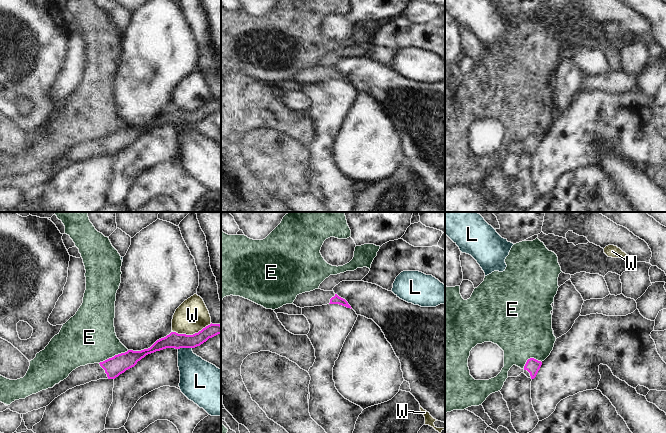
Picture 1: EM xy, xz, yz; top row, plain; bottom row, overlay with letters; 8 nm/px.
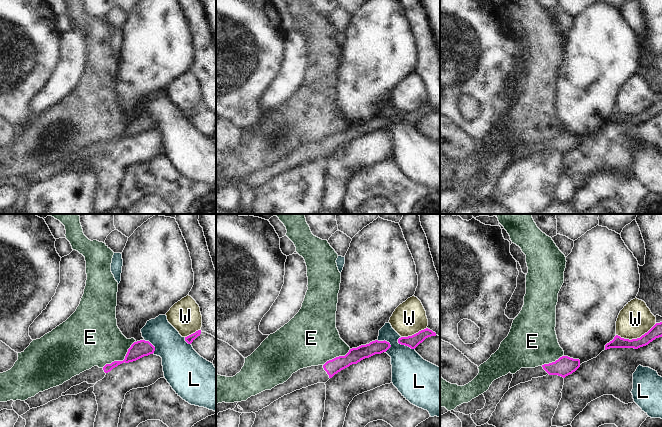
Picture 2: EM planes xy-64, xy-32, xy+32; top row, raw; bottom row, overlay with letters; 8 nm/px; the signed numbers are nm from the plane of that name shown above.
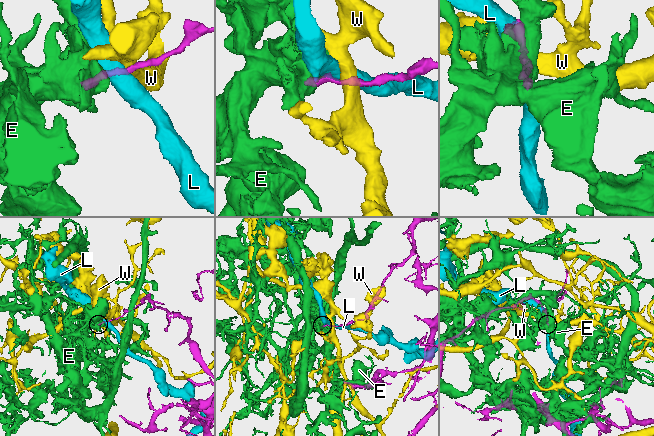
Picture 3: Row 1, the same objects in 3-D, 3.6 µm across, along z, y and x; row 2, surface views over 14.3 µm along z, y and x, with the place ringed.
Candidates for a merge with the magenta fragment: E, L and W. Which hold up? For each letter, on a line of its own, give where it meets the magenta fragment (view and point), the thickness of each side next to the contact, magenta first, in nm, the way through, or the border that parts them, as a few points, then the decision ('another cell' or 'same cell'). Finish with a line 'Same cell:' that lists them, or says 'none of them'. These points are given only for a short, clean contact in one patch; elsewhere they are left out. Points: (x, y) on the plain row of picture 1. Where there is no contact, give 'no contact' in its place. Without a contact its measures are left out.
E: contact xy (114, 132); calibres 150 and 400 nm; another cell
L: contact xy (184, 123); calibres 130 and 280 nm; border xy (191, 123), (180, 123), (178, 125); another cell
W: contact xy (193, 110); calibres 130 and 260 nm; border xy (211, 99), (192, 110), (173, 108); another cell
Same cell: none of them

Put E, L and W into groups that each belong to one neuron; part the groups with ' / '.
E / L / W

